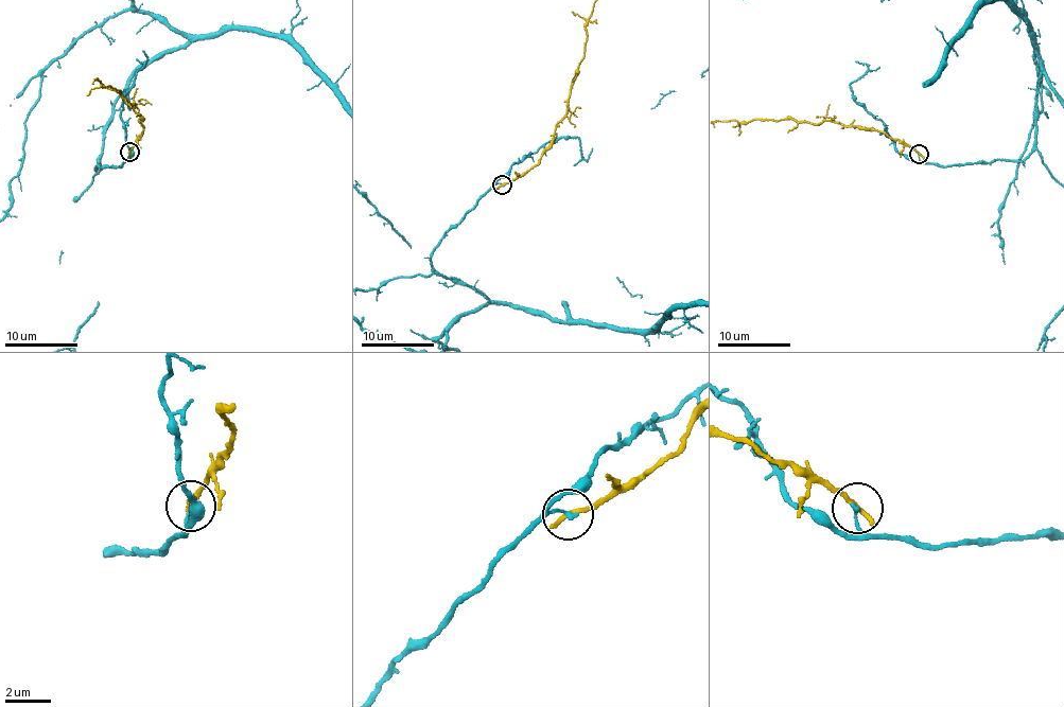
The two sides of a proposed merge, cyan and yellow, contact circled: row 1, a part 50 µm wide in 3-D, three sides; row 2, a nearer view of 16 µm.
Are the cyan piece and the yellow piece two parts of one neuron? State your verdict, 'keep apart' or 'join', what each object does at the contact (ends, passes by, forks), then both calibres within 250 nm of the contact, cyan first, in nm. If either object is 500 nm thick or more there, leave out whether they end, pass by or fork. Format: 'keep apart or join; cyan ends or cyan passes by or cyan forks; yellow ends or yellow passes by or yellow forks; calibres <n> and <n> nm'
keep apart; cyan ends; yellow ends; calibres 160 and 280 nm

